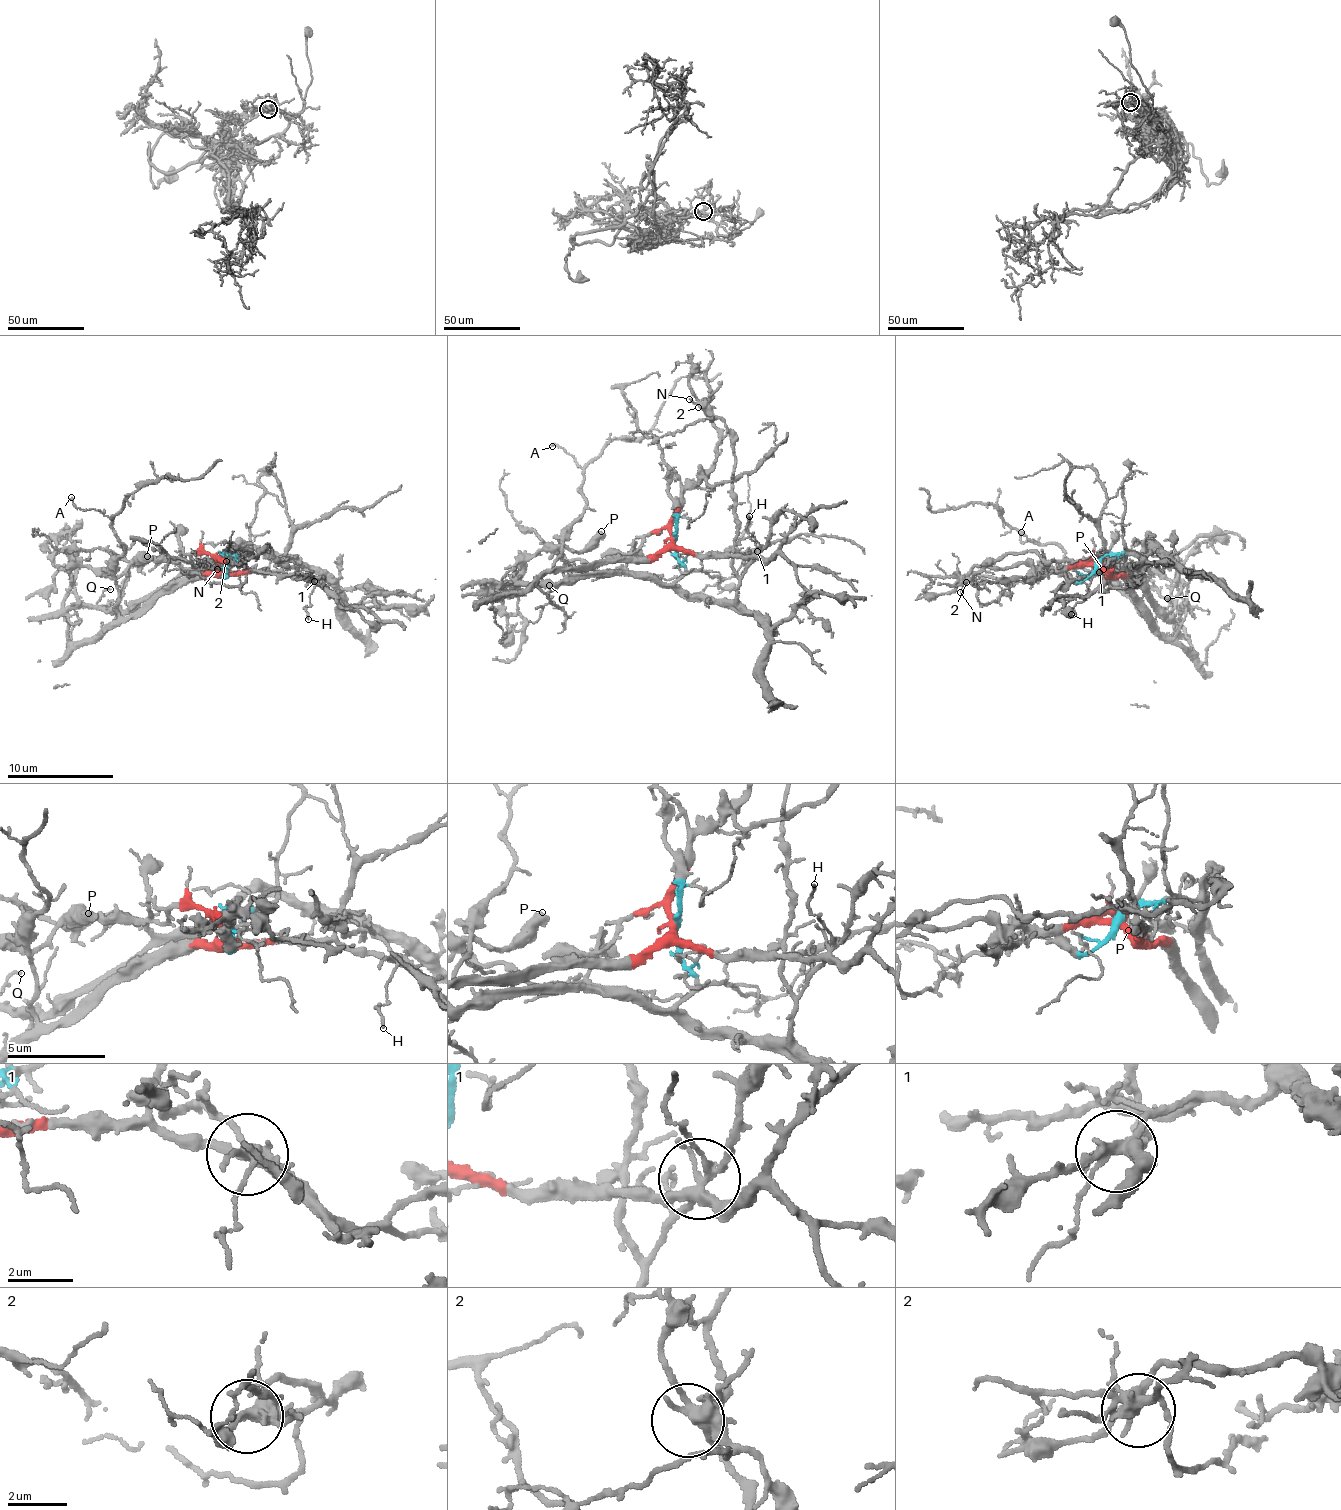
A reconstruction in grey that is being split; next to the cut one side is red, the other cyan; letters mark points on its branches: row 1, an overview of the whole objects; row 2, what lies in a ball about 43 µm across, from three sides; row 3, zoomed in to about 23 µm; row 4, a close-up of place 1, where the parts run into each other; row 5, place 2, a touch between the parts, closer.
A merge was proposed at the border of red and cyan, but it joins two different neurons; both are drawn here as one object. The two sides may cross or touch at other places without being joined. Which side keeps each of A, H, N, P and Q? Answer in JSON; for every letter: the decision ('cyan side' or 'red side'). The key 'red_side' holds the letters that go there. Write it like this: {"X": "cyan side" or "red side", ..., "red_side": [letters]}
{"A": "red side", "H": "cyan side", "N": "red side", "P": "cyan side", "Q": "cyan side", "red_side": ["A", "N"]}

